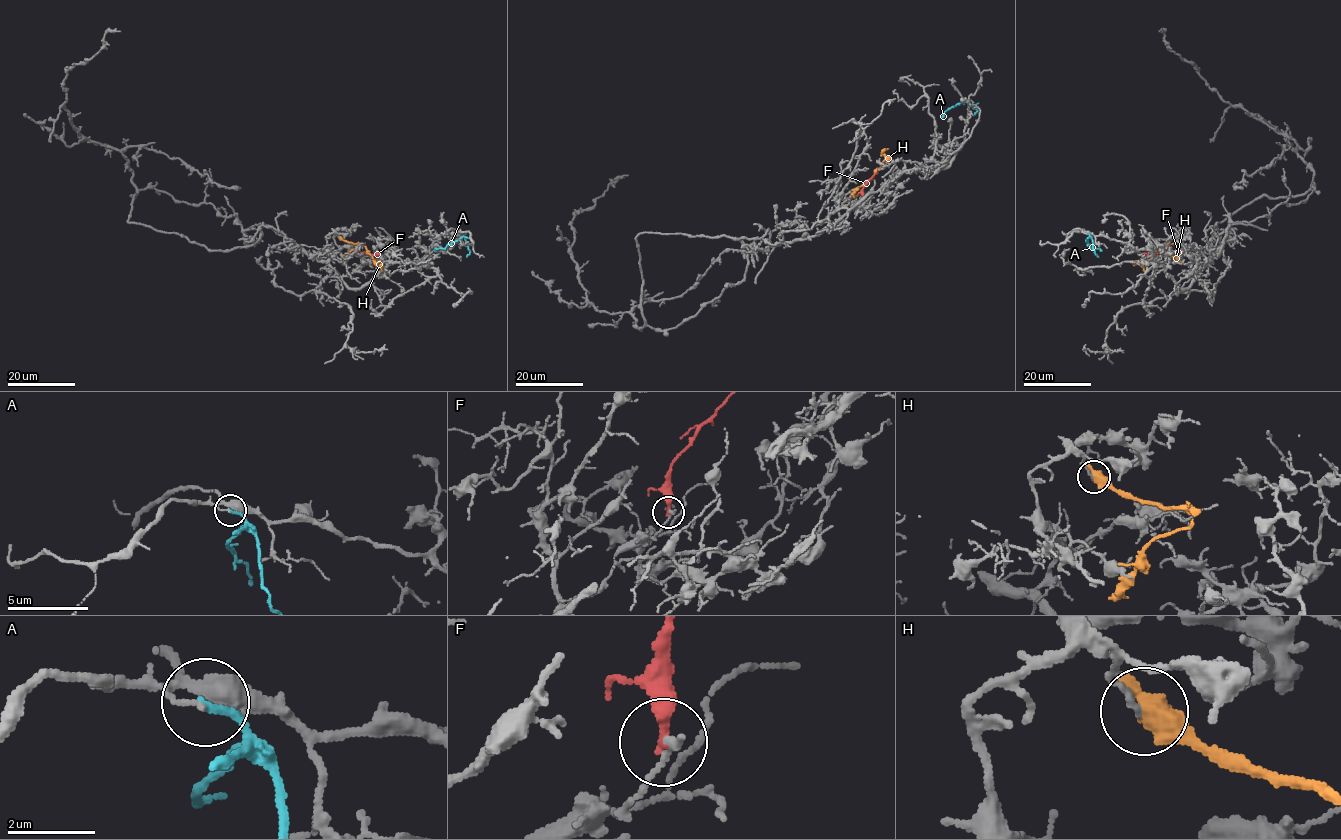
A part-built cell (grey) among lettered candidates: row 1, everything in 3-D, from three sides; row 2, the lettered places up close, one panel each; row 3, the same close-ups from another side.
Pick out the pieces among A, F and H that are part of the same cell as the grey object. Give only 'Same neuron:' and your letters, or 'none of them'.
Same neuron: none of them

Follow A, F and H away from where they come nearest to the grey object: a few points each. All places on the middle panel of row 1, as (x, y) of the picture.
A: (972, 102), (972, 105), (966, 102), (956, 104), (944, 116)
F: (862, 197), (863, 186), (887, 159)
H: (847, 200), (859, 193), (881, 166), (886, 157), (883, 151), (888, 148)

